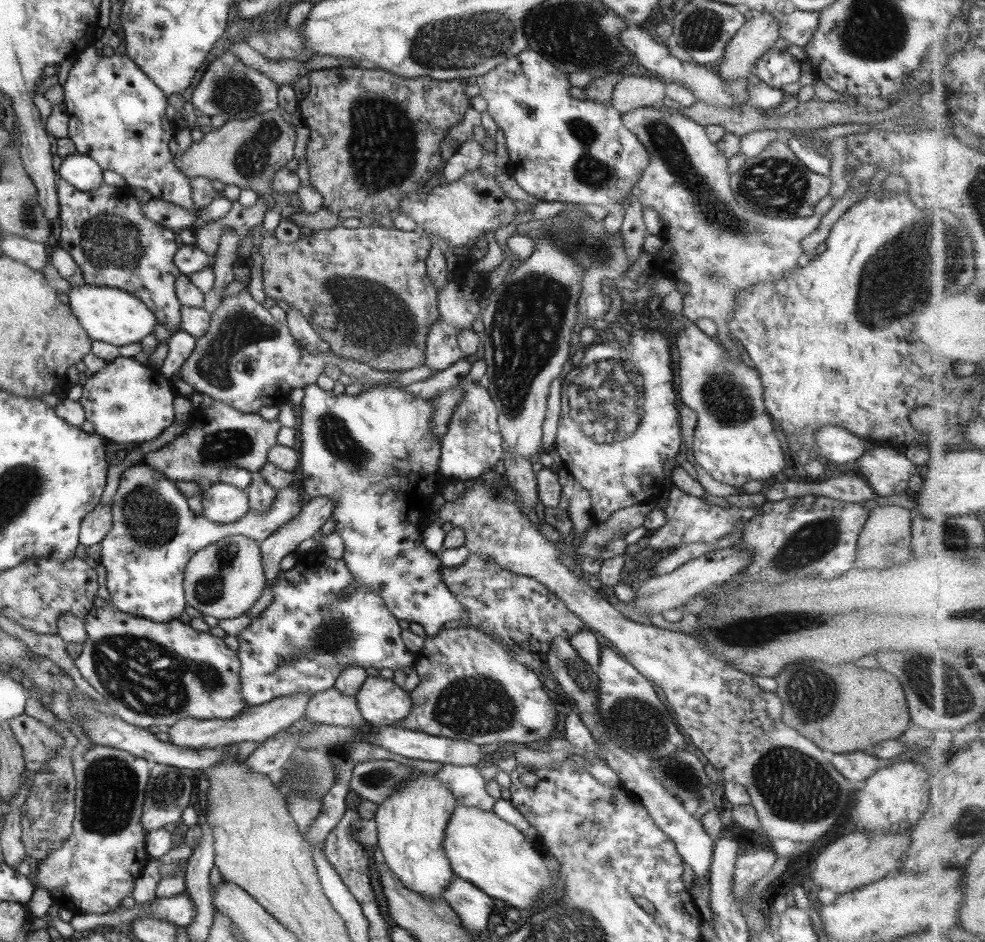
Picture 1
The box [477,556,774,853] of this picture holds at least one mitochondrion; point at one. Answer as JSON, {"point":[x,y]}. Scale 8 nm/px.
{"point":[639,723]}

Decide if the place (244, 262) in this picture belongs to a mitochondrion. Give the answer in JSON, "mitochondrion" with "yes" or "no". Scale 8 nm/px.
{"mitochondrion":"no"}

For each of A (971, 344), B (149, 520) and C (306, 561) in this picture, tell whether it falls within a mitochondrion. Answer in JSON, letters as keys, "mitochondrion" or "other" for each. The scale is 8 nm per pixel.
{"A":"other","B":"mitochondrion","C":"other"}

